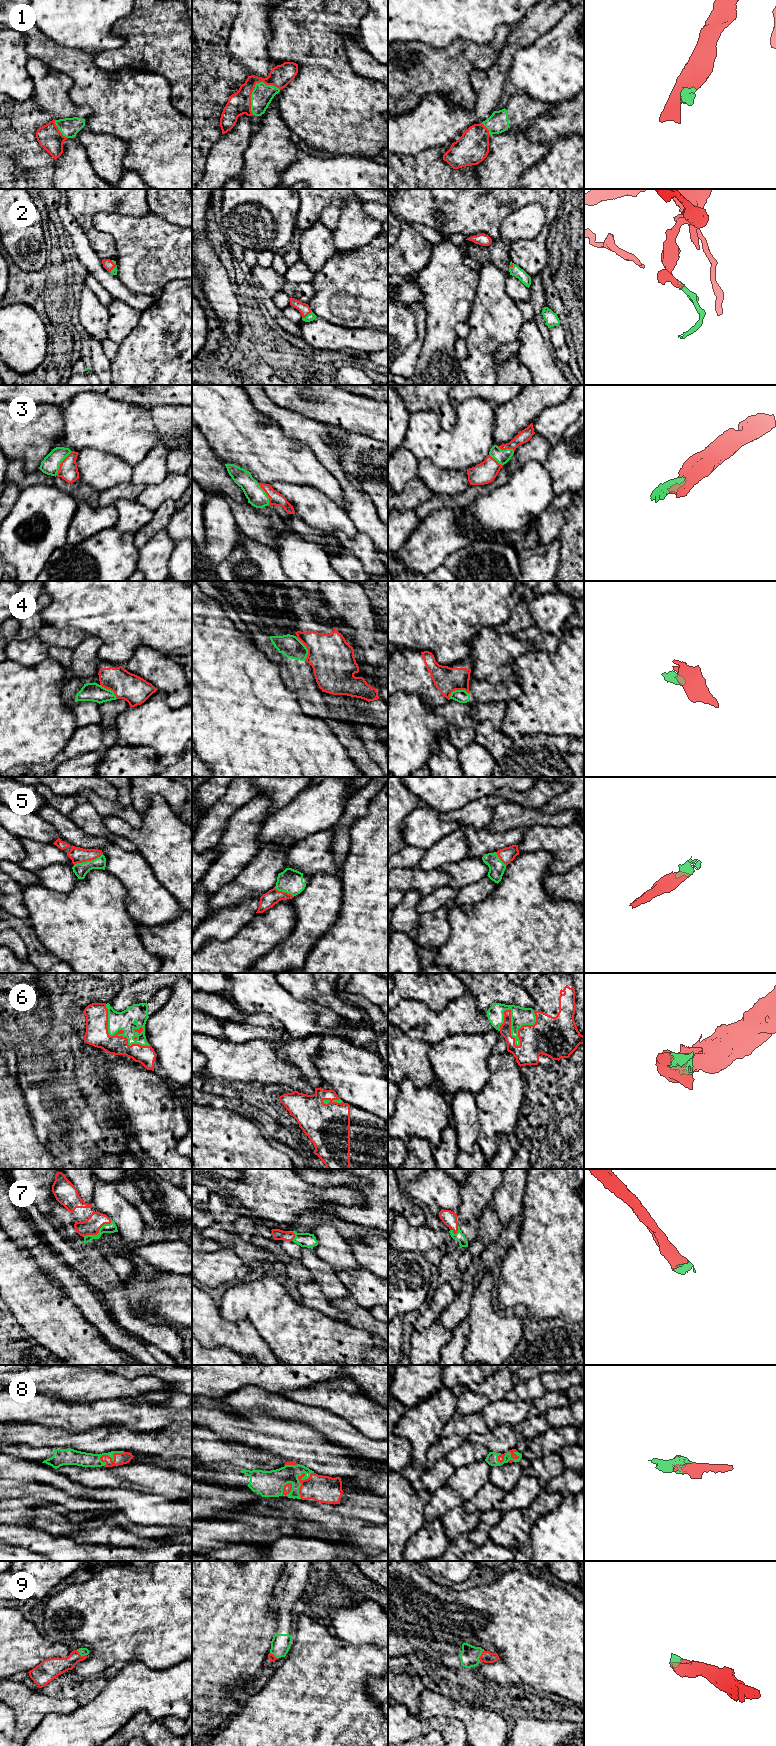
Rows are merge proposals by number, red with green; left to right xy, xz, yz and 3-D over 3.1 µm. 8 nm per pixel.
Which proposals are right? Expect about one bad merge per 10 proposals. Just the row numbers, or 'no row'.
1, 2, 3, 5, 6, 7, 8, 9

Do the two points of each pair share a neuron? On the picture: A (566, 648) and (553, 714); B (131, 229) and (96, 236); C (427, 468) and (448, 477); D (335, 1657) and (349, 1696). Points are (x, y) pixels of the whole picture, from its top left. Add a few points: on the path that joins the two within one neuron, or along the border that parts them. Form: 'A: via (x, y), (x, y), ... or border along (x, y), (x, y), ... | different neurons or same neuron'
A: via (566, 664), (566, 690), (558, 698) | same neuron
B: border along (99, 212), (93, 226), (112, 237), (117, 256) | different neurons
C: via (432, 473), (436, 477), (443, 477) | same neuron
D: via (335, 1667), (335, 1682), (339, 1686) | same neuron

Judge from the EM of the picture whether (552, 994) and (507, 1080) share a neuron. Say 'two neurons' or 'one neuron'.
two neurons

